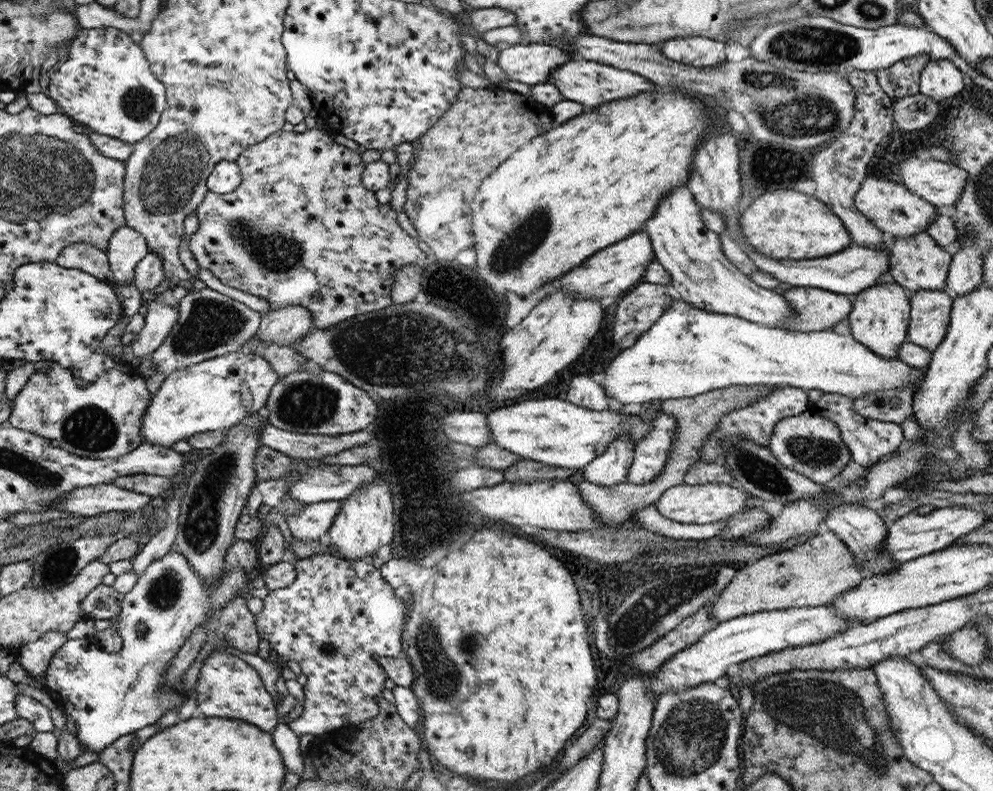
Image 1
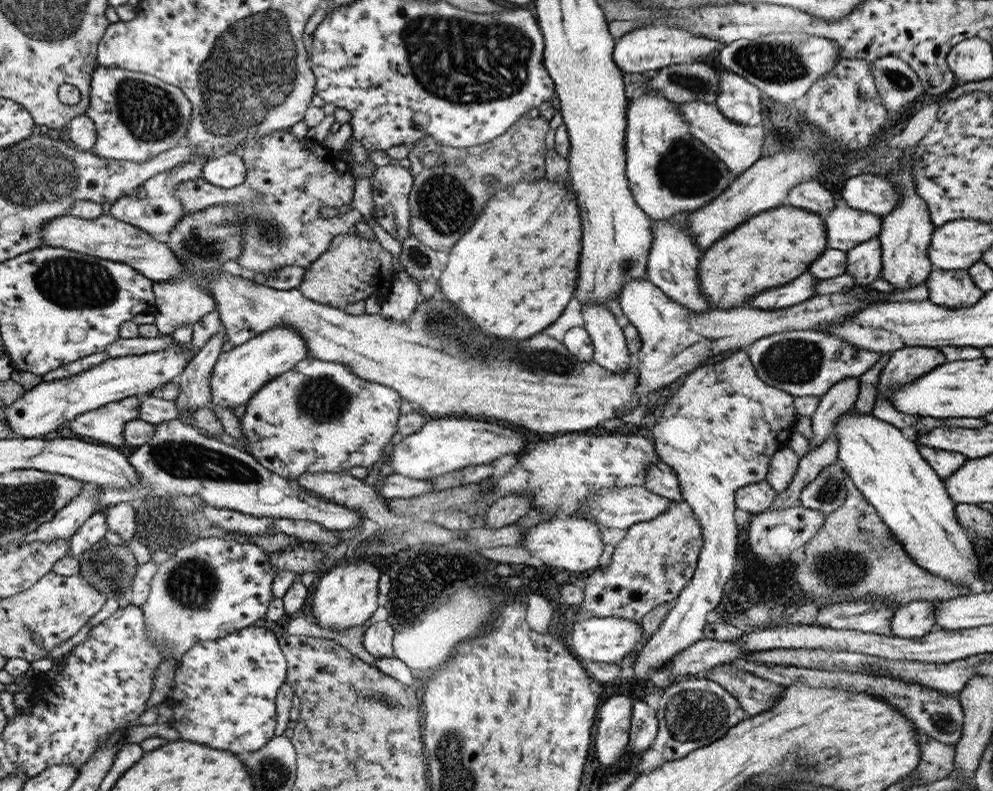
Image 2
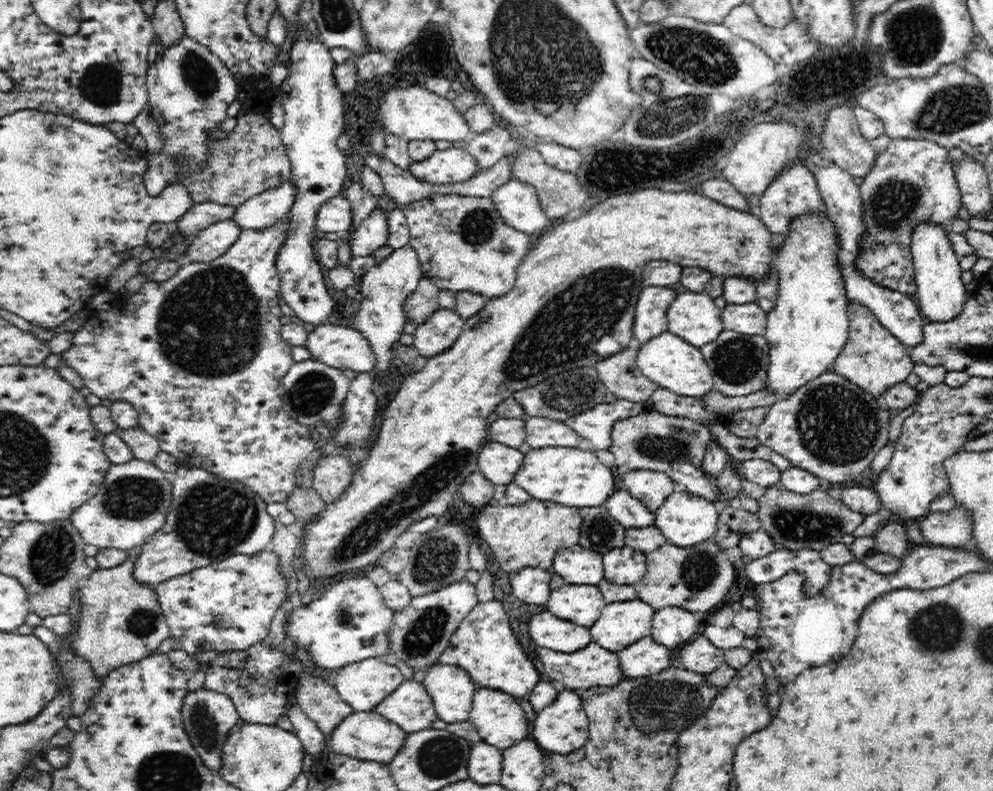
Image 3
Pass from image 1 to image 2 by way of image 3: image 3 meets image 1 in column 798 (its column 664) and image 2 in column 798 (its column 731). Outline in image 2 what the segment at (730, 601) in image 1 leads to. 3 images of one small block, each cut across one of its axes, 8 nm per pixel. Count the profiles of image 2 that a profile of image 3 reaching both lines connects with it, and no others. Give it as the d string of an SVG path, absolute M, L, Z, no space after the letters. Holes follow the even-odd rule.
M850 477L845 480L845 487L848 494L846 500L834 512L826 514L826 523L804 545L804 559L794 564L792 580L802 588L805 595L818 599L826 598L828 604L865 600L866 598L882 598L882 600L905 605L916 600L939 601L958 597L958 595L971 594L968 586L956 586L952 580L944 580L944 578L934 576L928 570L920 568L908 556L908 552L899 543L888 525L884 524L872 504L868 500L864 500L865 496L856 488Z

